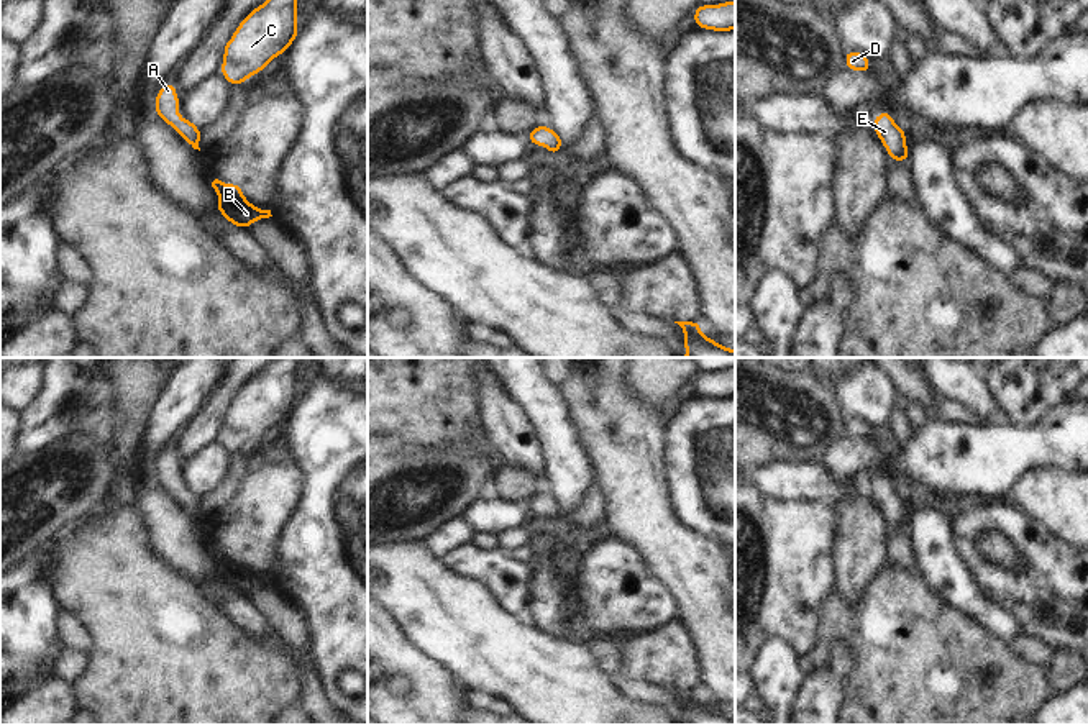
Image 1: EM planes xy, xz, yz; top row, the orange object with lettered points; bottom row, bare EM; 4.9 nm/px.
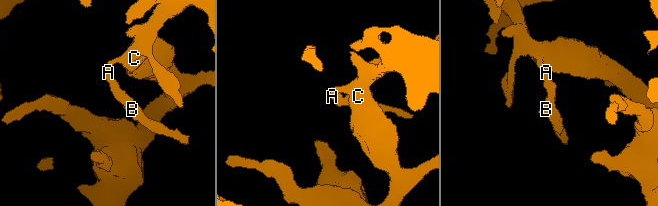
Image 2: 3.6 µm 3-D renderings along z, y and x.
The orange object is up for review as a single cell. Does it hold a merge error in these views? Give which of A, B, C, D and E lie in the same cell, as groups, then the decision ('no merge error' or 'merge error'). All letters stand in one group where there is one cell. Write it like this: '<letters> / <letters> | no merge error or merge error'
A B C D E | no merge error

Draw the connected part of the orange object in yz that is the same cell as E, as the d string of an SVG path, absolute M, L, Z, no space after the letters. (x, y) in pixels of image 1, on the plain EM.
M881 479L871 490L889 527L907 530L909 518L904 507L906 497L894 490L889 479Z

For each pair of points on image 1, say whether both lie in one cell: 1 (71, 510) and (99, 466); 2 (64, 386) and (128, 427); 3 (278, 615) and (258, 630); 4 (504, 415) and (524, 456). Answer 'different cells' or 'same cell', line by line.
1: same cell
2: different cells
3: different cells
4: same cell

